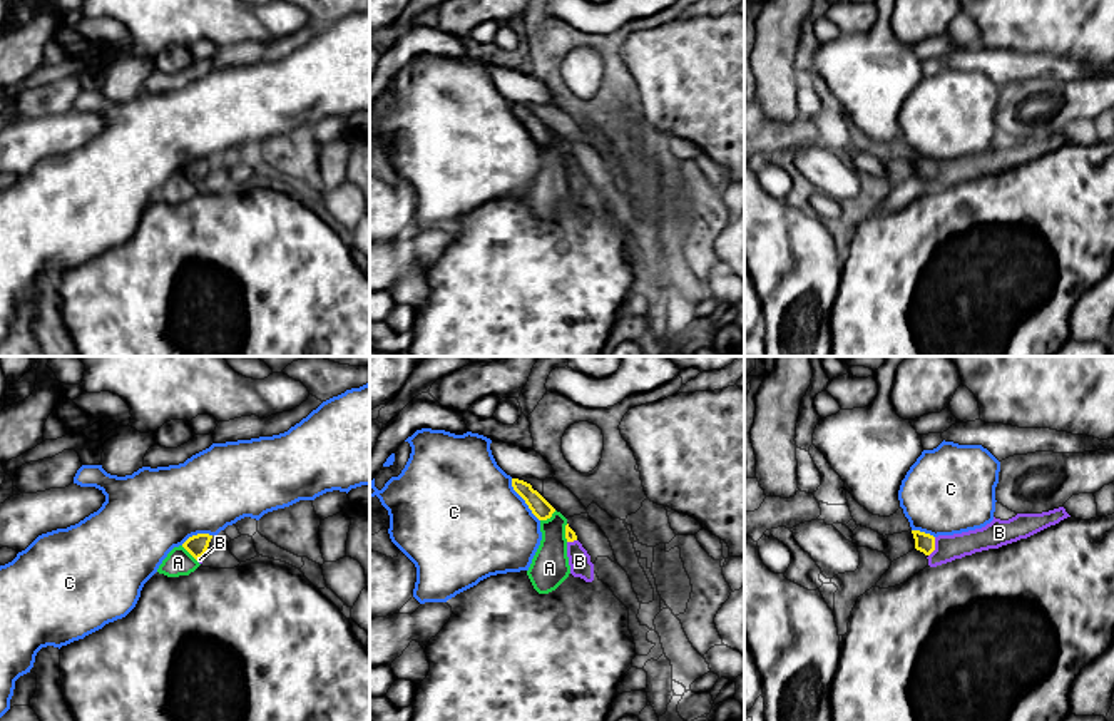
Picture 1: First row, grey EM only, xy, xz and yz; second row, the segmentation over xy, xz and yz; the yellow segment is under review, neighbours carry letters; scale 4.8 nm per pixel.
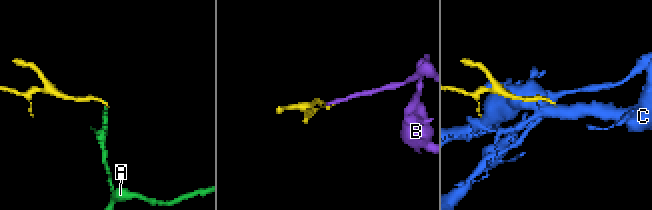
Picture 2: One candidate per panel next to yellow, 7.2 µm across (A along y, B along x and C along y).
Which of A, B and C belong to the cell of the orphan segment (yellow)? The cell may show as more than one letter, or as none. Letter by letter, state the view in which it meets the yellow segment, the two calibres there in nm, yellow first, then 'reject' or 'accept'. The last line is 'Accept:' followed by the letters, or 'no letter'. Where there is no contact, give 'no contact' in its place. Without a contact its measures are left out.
A: contact in xz; calibres 90 and 180 nm; reject
B: contact in yz; calibres 90 and 130 nm; accept
C: contact in xz; calibres 90 and 480 nm; reject
Accept: B

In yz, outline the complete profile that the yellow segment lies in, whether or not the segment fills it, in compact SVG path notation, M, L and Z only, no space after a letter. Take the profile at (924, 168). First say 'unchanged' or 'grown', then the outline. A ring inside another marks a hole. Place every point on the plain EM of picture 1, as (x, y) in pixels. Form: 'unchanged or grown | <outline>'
grown | M1064 132L1042 139L1017 139L1009 146L995 144L982 154L938 161L912 156L915 174L923 177L930 192L937 192L975 177L999 174L1002 171L1027 164L1060 146L1071 142Z

